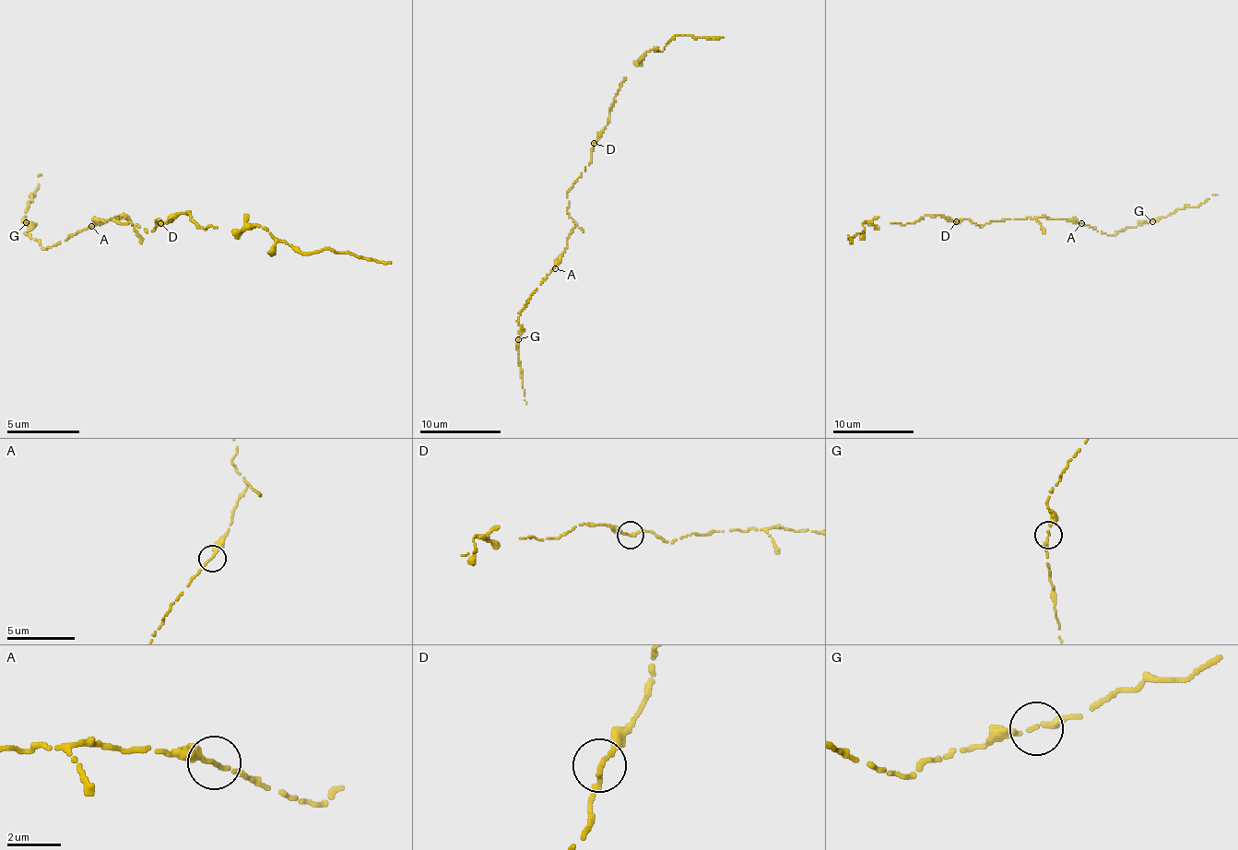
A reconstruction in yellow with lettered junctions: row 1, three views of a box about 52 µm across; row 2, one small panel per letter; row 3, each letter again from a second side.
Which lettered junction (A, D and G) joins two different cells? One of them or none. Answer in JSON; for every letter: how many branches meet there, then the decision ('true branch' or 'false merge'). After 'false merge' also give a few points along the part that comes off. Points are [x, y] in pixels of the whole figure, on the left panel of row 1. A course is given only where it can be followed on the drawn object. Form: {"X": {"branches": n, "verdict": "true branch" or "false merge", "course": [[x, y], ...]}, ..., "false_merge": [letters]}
{"A": {"branches": 2, "verdict": "true branch"}, "D": {"branches": 2, "verdict": "true branch"}, "G": {"branches": 2, "verdict": "true branch"}, "false_merge": []}

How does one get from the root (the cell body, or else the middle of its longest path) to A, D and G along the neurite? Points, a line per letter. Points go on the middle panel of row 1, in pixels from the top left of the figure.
A: (571, 187), (567, 193), (567, 213), (575, 228), (567, 240), (560, 262), (555, 268)
D: (571, 187), (589, 165), (593, 143)
G: (571, 187), (567, 193), (567, 213), (575, 228), (567, 240), (560, 262), (535, 290), (520, 312), (518, 339)

